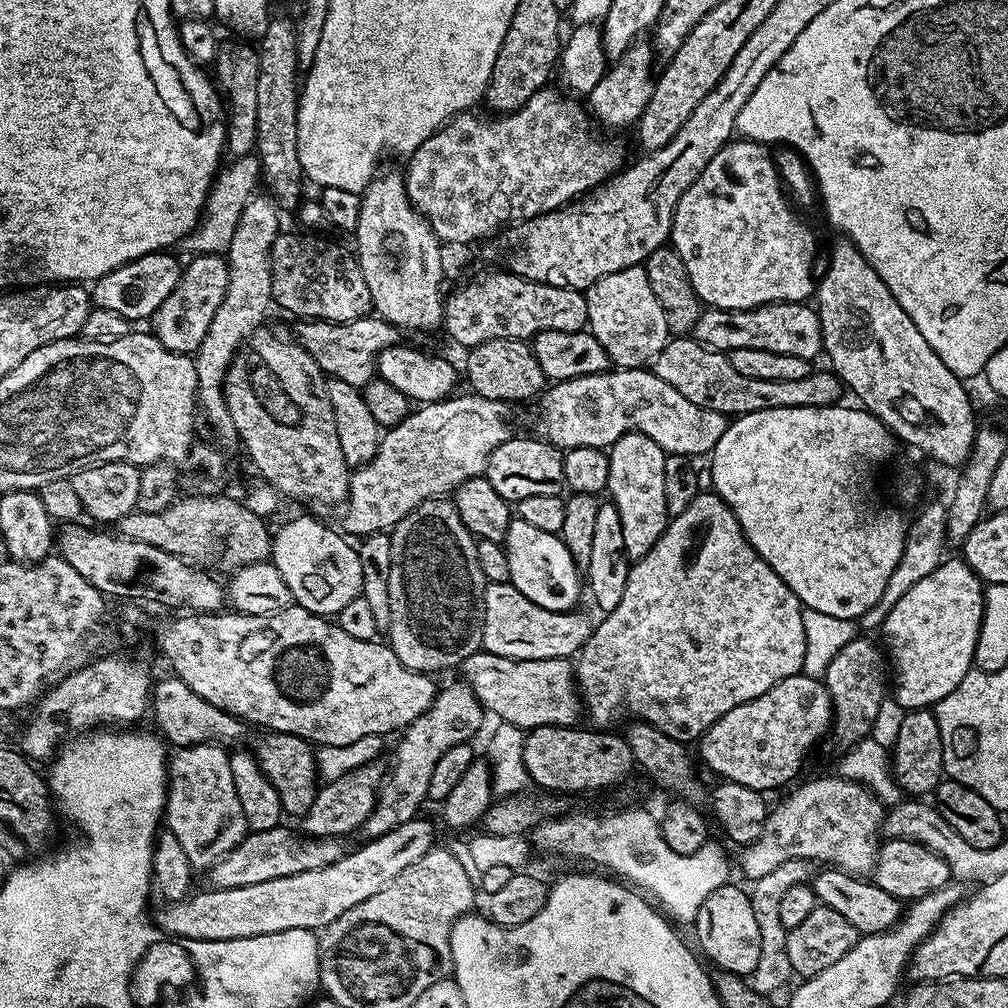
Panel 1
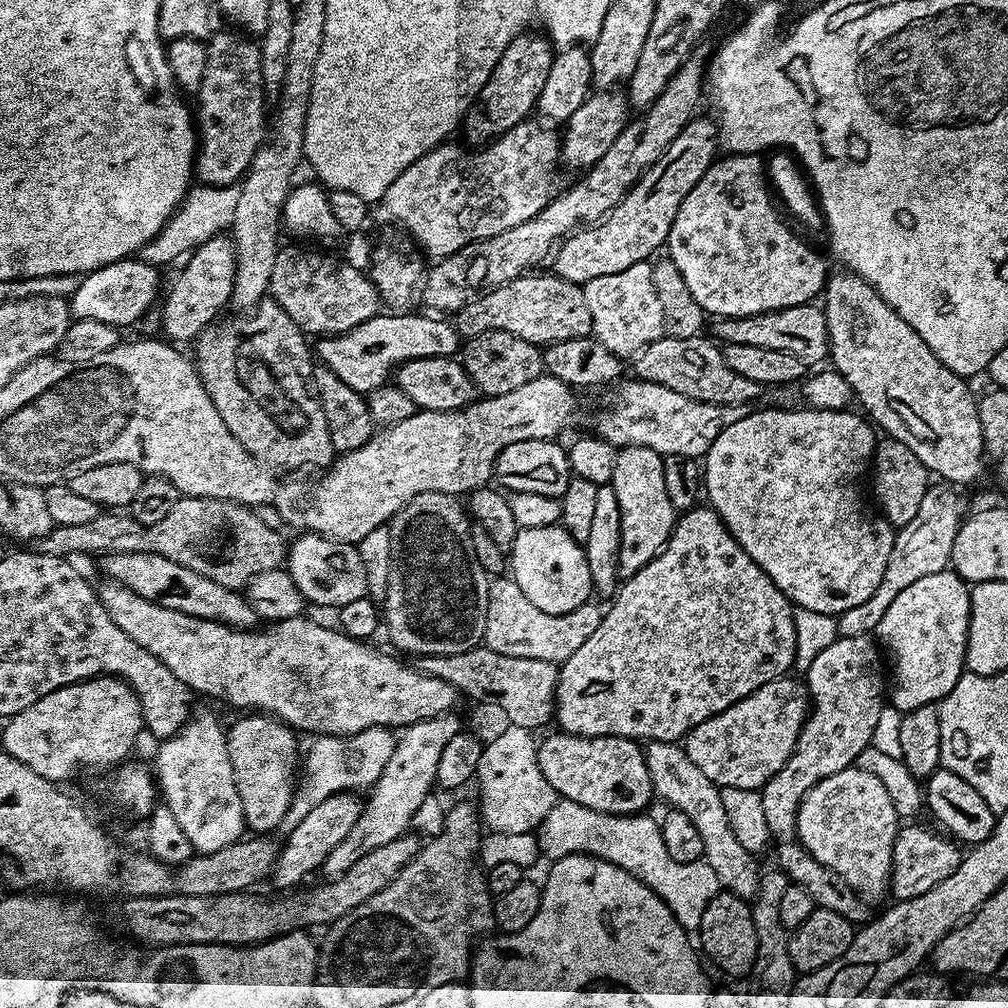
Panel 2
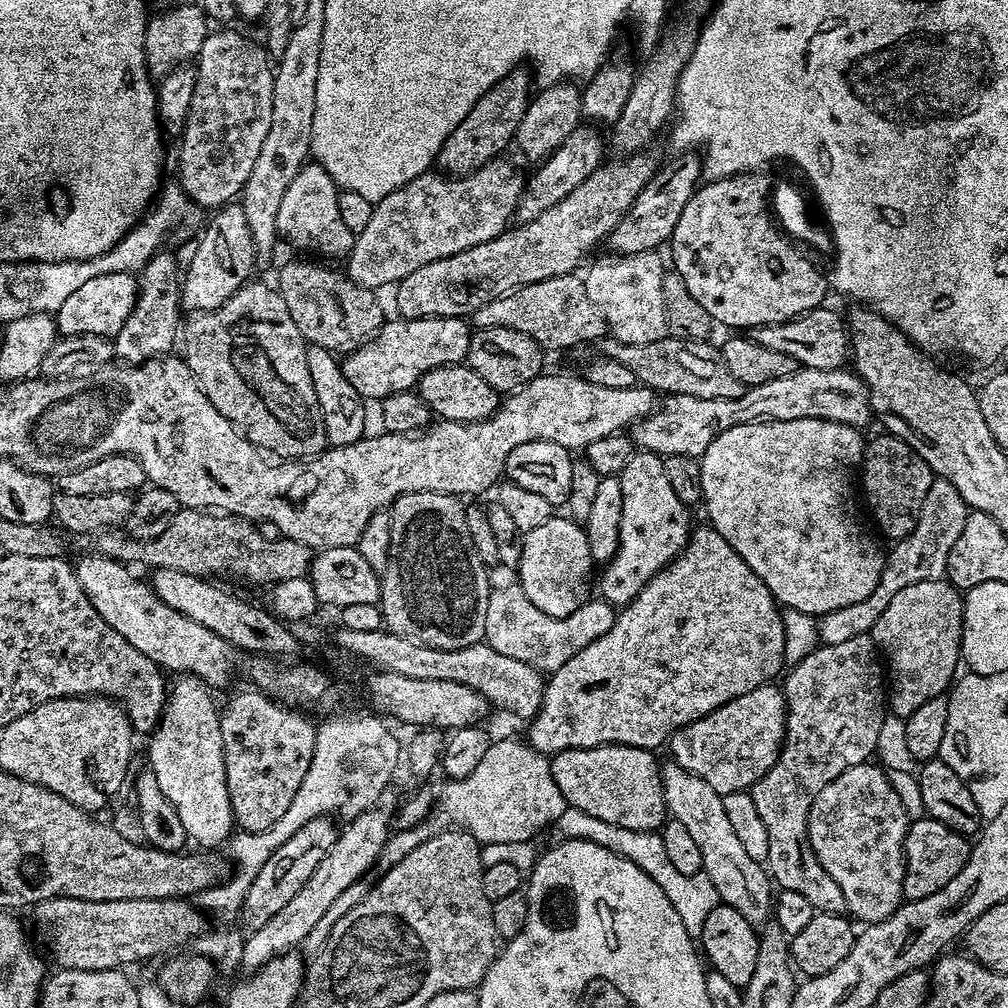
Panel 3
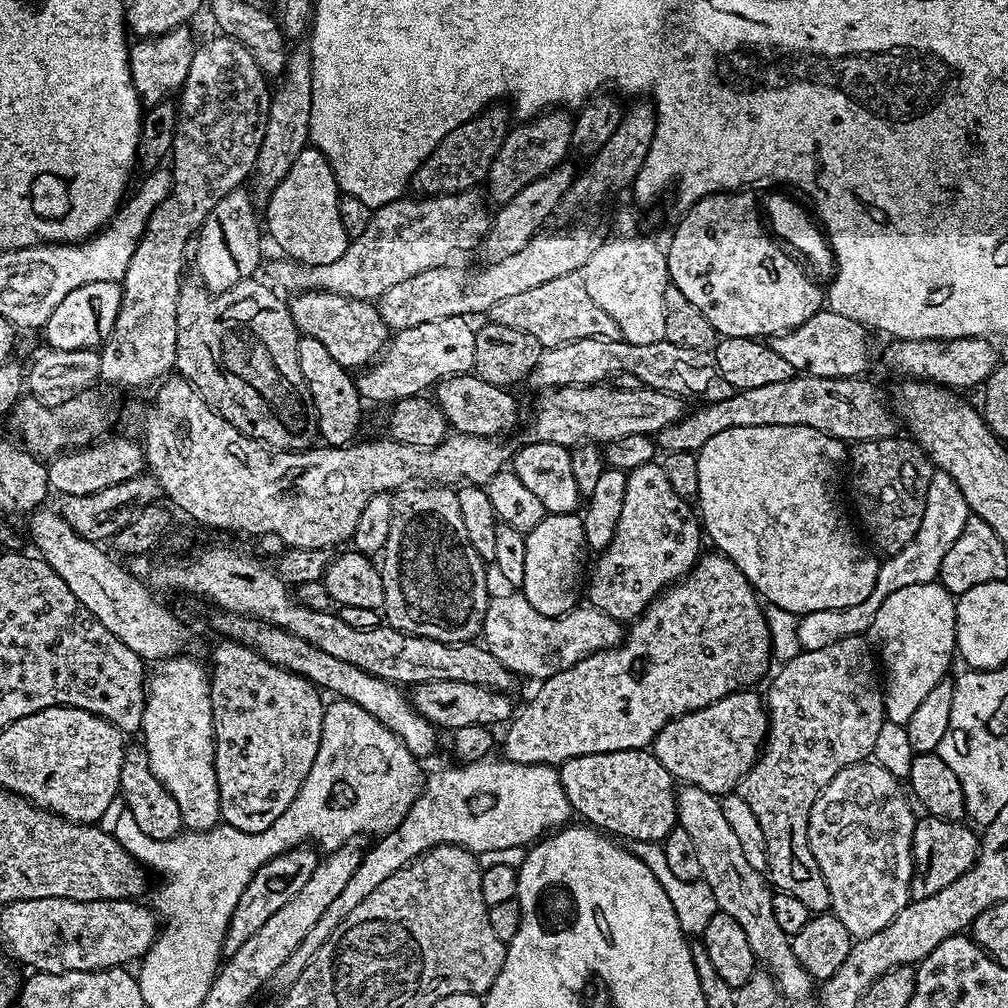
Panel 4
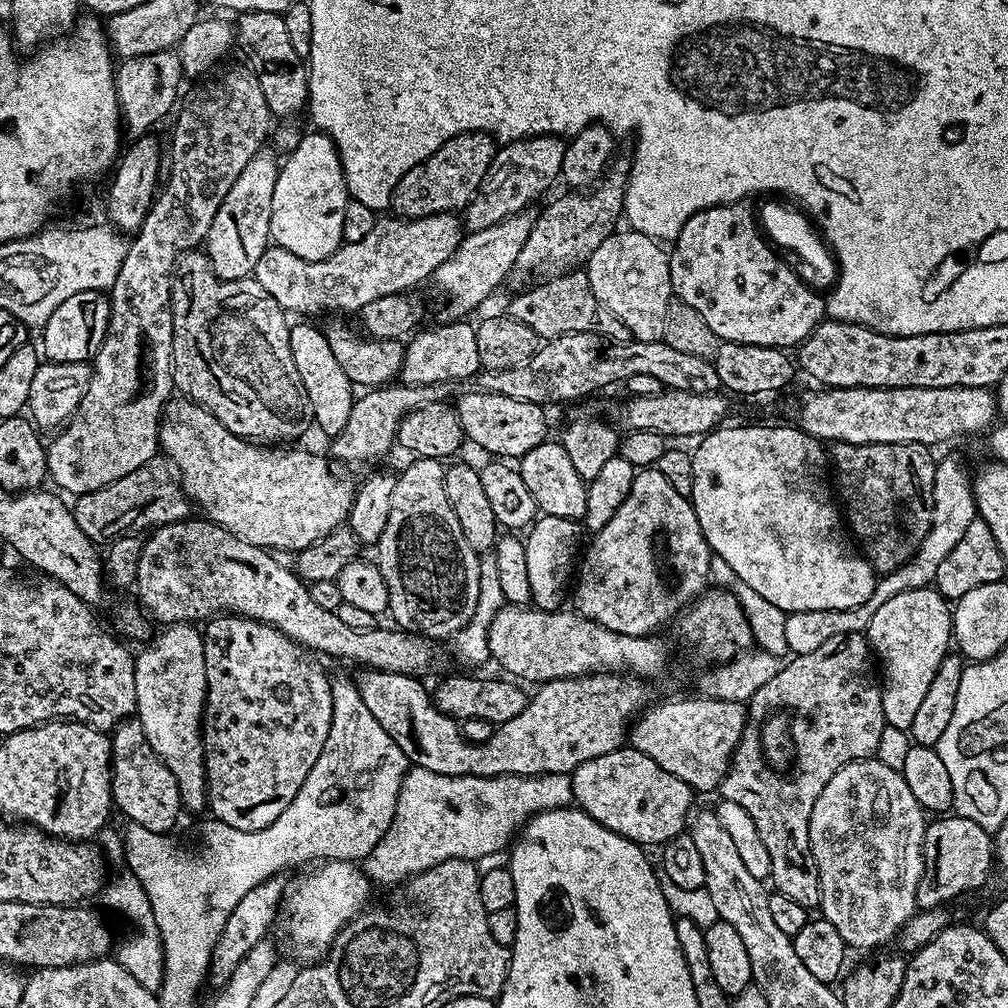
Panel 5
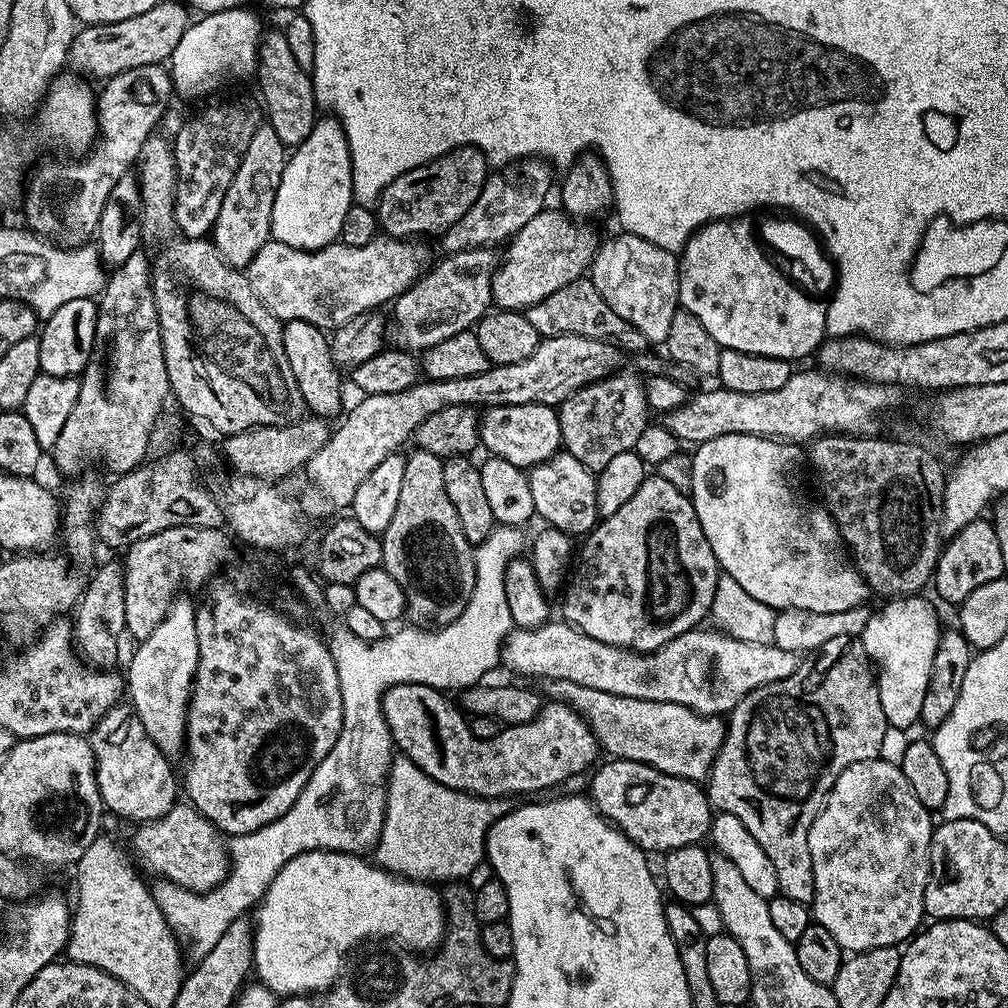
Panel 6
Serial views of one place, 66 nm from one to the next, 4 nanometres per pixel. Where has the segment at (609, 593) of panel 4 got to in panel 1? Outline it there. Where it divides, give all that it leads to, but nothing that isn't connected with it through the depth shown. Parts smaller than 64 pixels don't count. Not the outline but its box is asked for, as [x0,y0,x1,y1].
[607,432,670,561]

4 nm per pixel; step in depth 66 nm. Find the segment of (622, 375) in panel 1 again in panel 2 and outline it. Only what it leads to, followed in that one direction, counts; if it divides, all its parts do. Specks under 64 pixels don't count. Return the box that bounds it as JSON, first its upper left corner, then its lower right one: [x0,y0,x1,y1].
[594,378,750,458]

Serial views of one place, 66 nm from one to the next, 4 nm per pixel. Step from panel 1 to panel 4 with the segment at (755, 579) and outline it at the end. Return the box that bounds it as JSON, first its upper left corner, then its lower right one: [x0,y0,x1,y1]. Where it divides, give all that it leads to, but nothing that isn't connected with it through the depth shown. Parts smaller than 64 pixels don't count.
[503,551,773,766]

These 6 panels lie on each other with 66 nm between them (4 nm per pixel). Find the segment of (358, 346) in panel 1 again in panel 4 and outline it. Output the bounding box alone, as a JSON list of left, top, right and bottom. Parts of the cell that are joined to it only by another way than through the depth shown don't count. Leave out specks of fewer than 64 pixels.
[355,316,476,406]

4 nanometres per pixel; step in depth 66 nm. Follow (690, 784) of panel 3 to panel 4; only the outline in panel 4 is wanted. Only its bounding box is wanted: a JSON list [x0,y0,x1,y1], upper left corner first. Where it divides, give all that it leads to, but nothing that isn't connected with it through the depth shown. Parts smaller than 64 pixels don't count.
[676,787,814,1001]

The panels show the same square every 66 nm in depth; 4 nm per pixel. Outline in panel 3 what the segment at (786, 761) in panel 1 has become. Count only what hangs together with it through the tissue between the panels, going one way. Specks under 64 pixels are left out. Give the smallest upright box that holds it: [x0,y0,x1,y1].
[670,682,787,796]

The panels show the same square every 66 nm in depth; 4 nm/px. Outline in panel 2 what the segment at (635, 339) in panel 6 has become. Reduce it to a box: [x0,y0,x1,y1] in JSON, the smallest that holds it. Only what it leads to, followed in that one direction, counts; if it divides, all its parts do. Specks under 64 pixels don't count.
[455,274,592,346]

